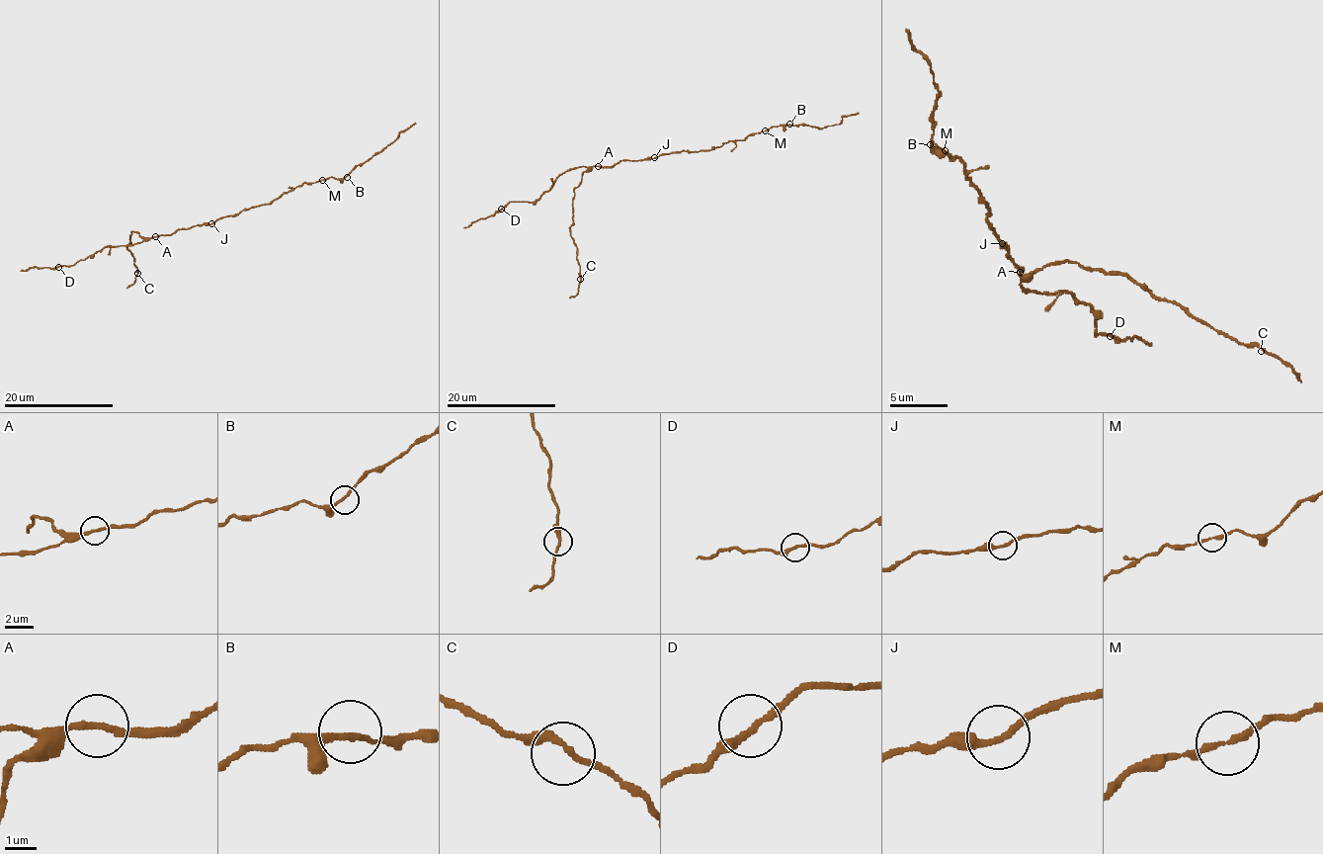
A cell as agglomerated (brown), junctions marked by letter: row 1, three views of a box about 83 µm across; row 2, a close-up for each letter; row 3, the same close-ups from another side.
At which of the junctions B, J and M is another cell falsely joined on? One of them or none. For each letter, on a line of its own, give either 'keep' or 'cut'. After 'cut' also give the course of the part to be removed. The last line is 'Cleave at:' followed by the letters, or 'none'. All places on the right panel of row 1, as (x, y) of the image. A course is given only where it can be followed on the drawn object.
B: keep
J: cut; foreign part runs (1002, 243), (1023, 275), (1069, 260), (1127, 272), (1153, 296), (1246, 345), (1261, 345), (1301, 383)
M: keep
Cleave at: J

